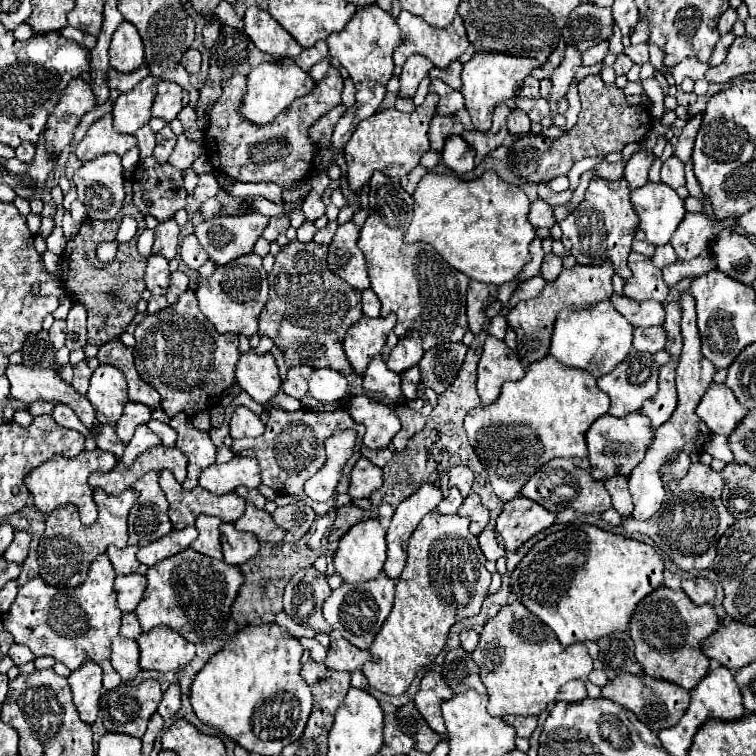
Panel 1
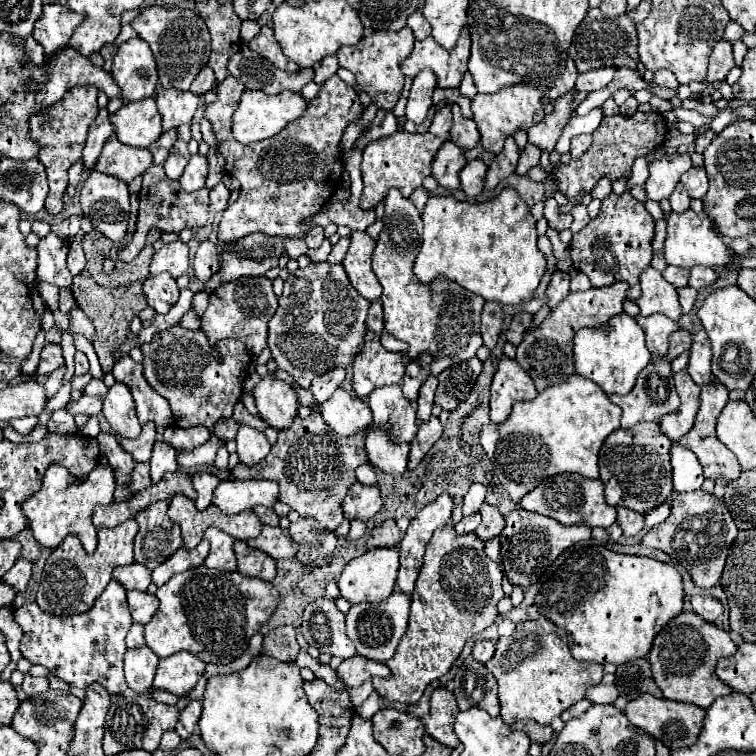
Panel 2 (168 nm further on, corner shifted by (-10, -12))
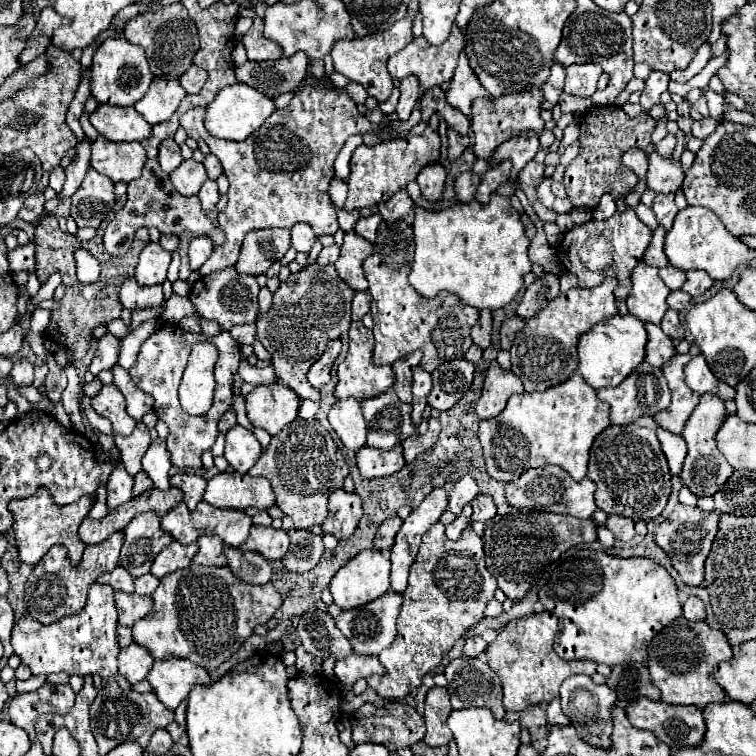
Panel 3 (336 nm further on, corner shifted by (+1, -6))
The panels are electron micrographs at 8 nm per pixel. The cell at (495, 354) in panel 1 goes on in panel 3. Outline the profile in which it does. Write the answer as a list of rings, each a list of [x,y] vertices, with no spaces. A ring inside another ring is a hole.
[[[492,362],[486,370],[486,380],[482,388],[482,396],[476,402],[476,414],[478,418],[496,418],[504,408],[512,394],[522,394],[522,382],[512,372],[506,372],[498,366],[498,362]]]

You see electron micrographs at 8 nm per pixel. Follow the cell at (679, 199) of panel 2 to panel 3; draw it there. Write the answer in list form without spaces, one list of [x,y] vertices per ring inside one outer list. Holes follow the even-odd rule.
[[[658,194],[656,200],[654,200],[654,206],[652,206],[660,226],[664,230],[670,230],[672,228],[672,222],[674,222],[674,216],[678,212],[676,204],[674,204],[674,196],[672,194]]]

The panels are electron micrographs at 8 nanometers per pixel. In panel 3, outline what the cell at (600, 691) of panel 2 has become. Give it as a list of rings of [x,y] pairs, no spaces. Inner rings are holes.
[[[588,675],[570,676],[560,687],[560,704],[562,712],[566,712],[570,724],[580,732],[580,738],[596,748],[610,750],[612,744],[612,708],[616,706],[616,692],[610,690],[606,684],[598,686],[594,684],[592,678]]]

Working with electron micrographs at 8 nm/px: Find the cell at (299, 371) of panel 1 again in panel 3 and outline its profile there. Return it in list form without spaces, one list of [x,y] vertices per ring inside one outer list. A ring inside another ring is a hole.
[[[332,340],[328,344],[326,352],[318,358],[318,362],[308,372],[308,380],[312,382],[314,388],[320,388],[322,384],[326,384],[330,380],[330,368],[332,368],[338,354],[340,354],[340,340]]]

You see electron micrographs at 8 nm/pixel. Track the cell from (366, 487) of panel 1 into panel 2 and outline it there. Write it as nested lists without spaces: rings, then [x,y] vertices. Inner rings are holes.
[[[355,482],[345,500],[343,500],[343,512],[349,520],[361,518],[363,522],[375,516],[383,508],[383,498],[379,486],[367,486],[361,482]]]

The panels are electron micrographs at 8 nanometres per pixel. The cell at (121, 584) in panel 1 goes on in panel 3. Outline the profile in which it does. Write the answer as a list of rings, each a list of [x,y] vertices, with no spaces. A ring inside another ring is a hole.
[[[116,592],[116,608],[118,608],[118,624],[132,626],[140,618],[144,618],[152,610],[152,598],[150,596],[138,596],[138,594],[124,594]]]

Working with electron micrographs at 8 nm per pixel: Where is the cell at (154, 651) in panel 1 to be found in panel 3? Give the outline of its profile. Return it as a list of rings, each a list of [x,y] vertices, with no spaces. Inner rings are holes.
[[[166,658],[154,662],[146,680],[170,710],[176,710],[178,704],[188,698],[194,686],[208,686],[212,682],[210,674],[202,666],[196,666],[184,658]]]

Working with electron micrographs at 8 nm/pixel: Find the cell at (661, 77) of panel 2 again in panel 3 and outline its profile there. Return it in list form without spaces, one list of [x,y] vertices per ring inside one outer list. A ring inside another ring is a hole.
[[[650,72],[640,96],[640,106],[644,112],[648,112],[652,106],[660,102],[662,92],[668,90],[668,82],[670,82],[670,76],[666,72]]]

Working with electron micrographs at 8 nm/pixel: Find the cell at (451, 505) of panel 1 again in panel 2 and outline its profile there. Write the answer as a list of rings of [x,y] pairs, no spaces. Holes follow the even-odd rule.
[[[471,514],[471,516],[463,516],[461,522],[457,522],[453,528],[457,534],[469,534],[469,532],[475,532],[475,528],[479,526],[481,522],[481,514]]]

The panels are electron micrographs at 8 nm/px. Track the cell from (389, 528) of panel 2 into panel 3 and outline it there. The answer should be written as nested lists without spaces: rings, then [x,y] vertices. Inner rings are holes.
[[[398,516],[384,520],[384,524],[378,528],[374,548],[380,550],[380,552],[388,552],[394,546],[394,538],[396,538],[400,526],[402,526],[402,518],[398,518]]]

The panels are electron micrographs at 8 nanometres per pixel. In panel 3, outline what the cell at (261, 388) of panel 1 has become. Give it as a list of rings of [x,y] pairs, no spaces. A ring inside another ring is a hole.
[[[256,386],[246,396],[246,412],[254,428],[264,428],[276,436],[286,424],[298,416],[300,398],[286,386]]]

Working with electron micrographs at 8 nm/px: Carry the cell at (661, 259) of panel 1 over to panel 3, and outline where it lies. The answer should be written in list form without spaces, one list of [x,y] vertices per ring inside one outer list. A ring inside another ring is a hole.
[[[666,266],[666,268],[660,268],[660,278],[664,280],[664,284],[670,290],[680,290],[682,284],[684,284],[684,280],[686,280],[686,272],[676,270],[674,266]]]

